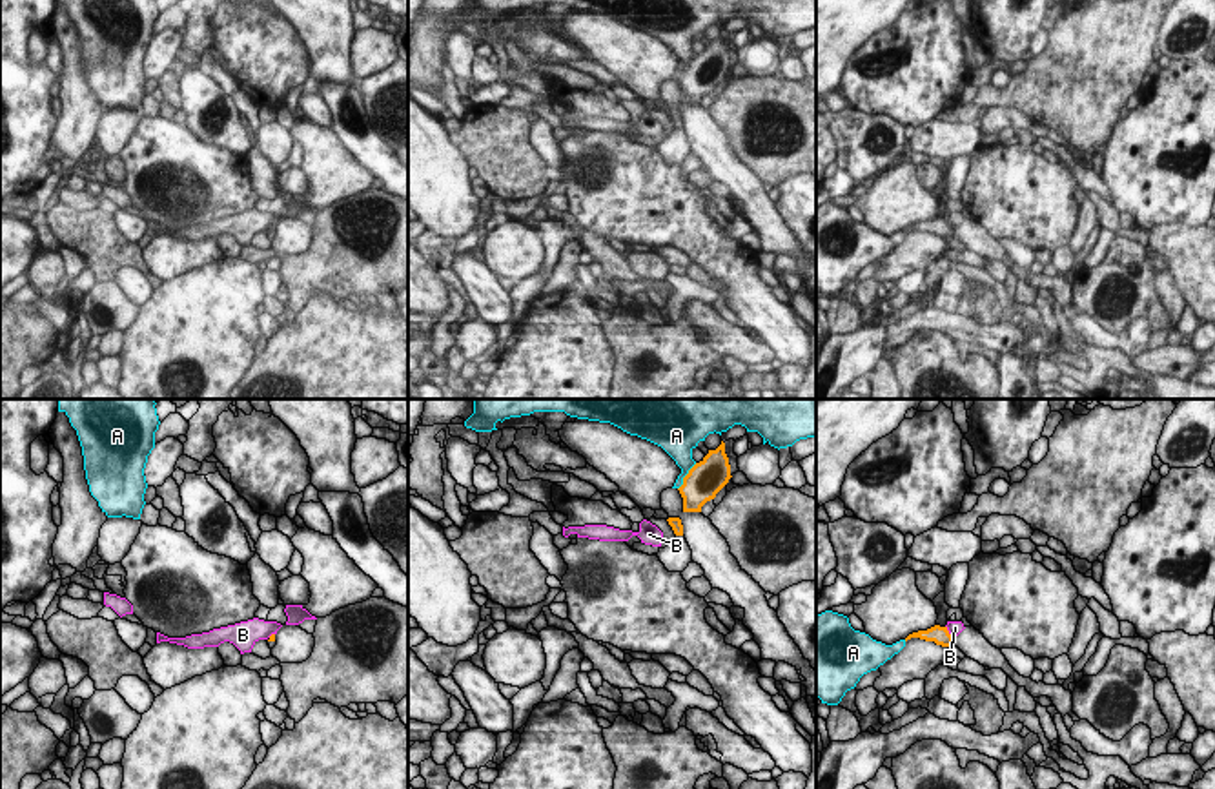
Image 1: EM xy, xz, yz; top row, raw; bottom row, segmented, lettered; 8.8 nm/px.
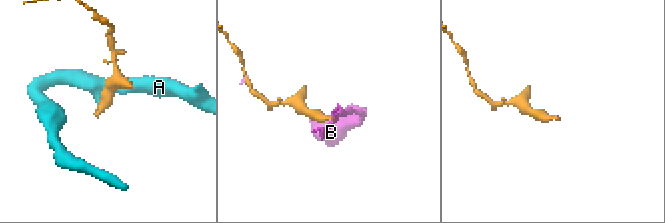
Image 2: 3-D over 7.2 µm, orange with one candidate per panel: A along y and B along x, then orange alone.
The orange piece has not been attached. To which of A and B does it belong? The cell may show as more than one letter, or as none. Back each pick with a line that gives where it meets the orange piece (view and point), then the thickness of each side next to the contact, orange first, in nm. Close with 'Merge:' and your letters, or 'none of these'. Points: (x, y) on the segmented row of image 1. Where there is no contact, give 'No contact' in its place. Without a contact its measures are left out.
Merge: none of these

